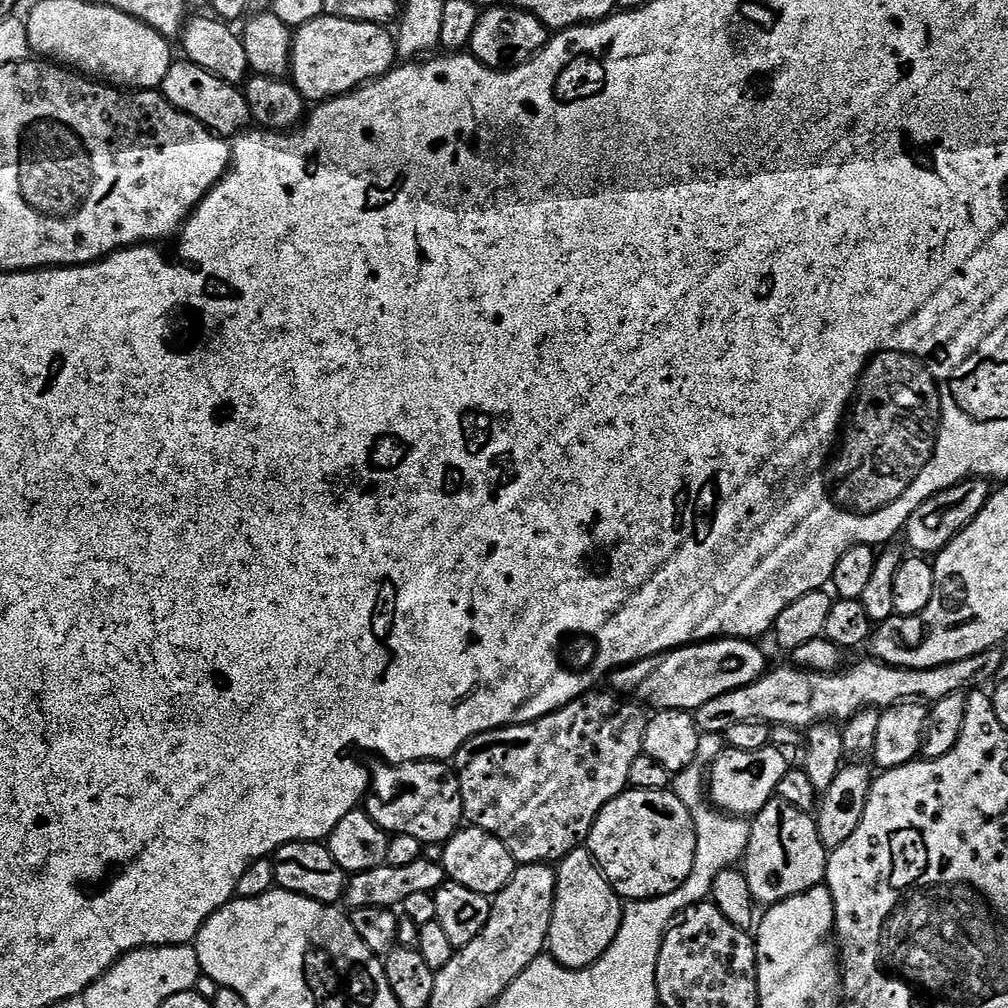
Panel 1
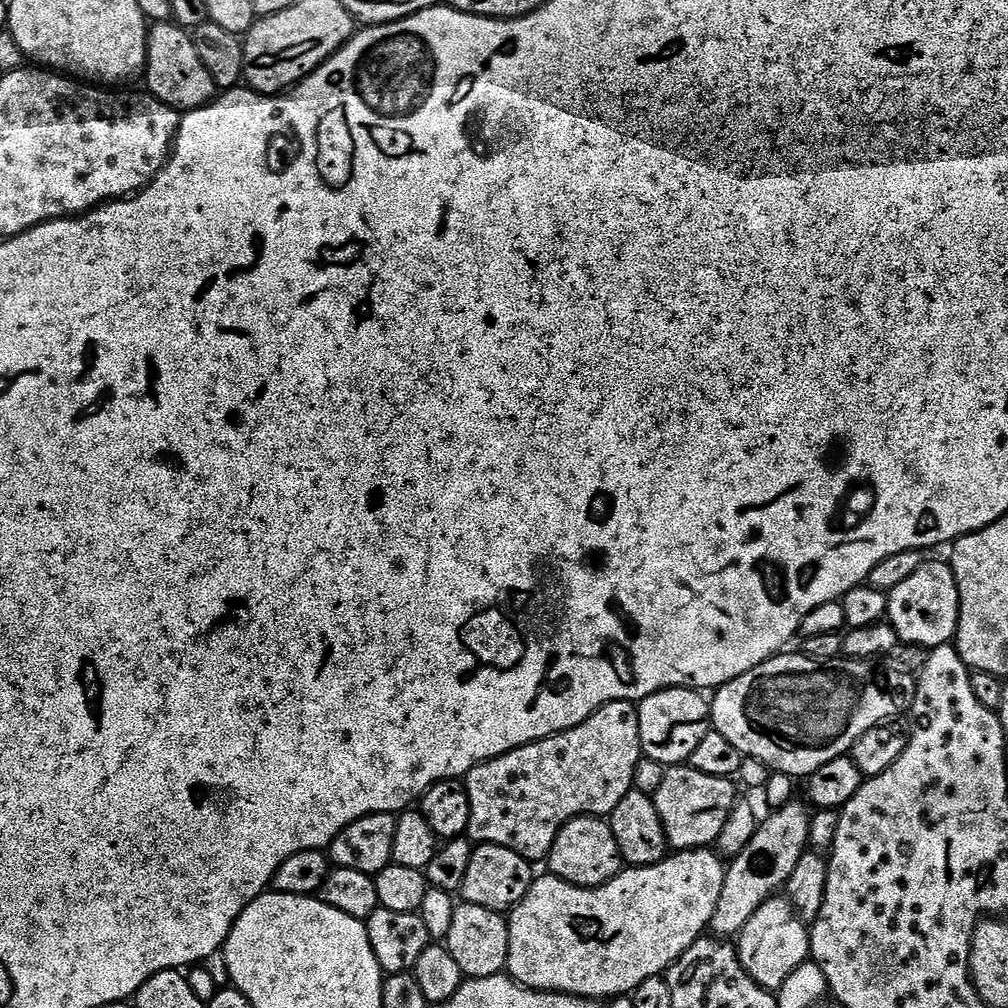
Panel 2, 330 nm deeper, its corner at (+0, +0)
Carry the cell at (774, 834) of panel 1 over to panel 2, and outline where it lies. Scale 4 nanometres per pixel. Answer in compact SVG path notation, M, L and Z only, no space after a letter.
M783 895L772 896L750 917L750 922L740 932L735 941L736 952L740 956L742 966L754 982L766 989L779 990L782 982L798 970L798 966L809 963L812 950L809 929L800 920L800 916L792 908L792 903Z

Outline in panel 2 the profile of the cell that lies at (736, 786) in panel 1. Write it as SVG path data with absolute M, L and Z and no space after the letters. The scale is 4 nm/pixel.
M672 766L665 771L654 801L665 838L673 849L691 850L715 845L722 834L722 826L726 826L730 810L738 803L737 785L731 783L729 777L700 773L691 766Z

